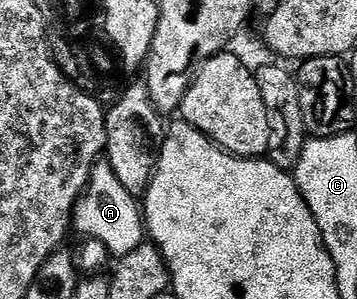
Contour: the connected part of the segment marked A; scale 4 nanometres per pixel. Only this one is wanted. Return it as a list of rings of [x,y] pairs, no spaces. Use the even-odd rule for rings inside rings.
[[[100,160],[95,163],[86,194],[79,199],[79,205],[75,208],[74,229],[80,230],[84,239],[105,244],[108,255],[116,259],[124,258],[145,242],[145,218],[140,203],[138,206],[135,202],[138,202],[136,195],[125,192],[111,165]]]

